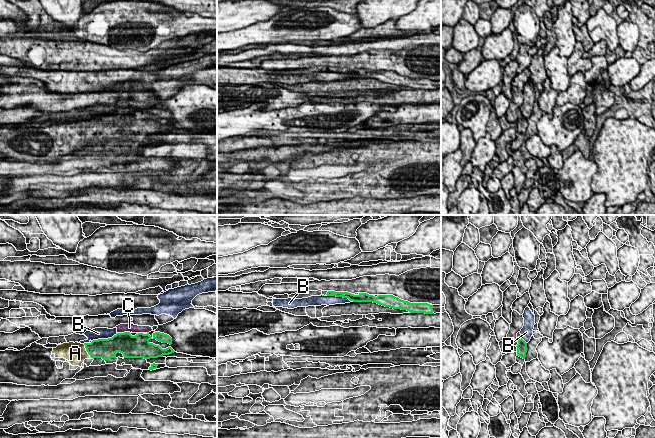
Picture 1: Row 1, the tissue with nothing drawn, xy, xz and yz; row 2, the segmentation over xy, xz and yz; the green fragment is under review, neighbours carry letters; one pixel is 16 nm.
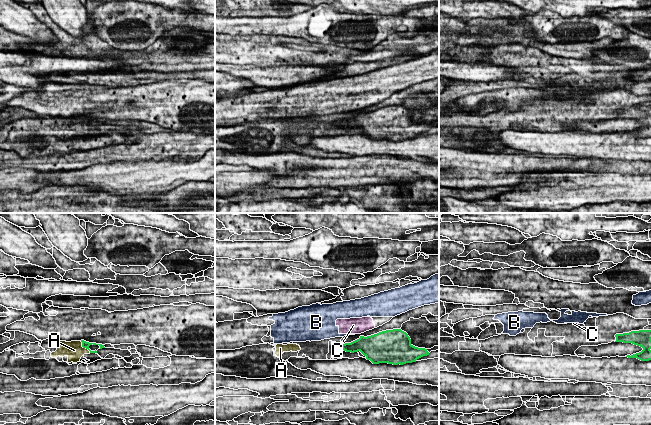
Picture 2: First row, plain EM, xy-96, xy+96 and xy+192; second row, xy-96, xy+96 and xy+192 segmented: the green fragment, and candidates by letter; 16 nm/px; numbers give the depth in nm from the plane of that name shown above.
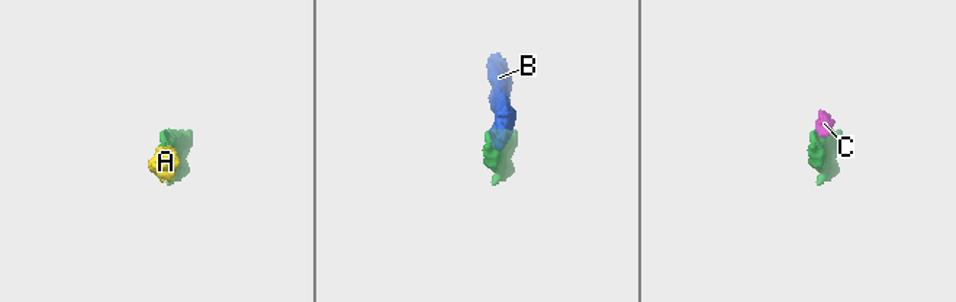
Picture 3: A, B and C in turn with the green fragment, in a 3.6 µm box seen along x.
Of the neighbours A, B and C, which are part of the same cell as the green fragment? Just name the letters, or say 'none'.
A

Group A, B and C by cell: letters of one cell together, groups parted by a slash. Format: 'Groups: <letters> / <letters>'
Groups: A / B C

